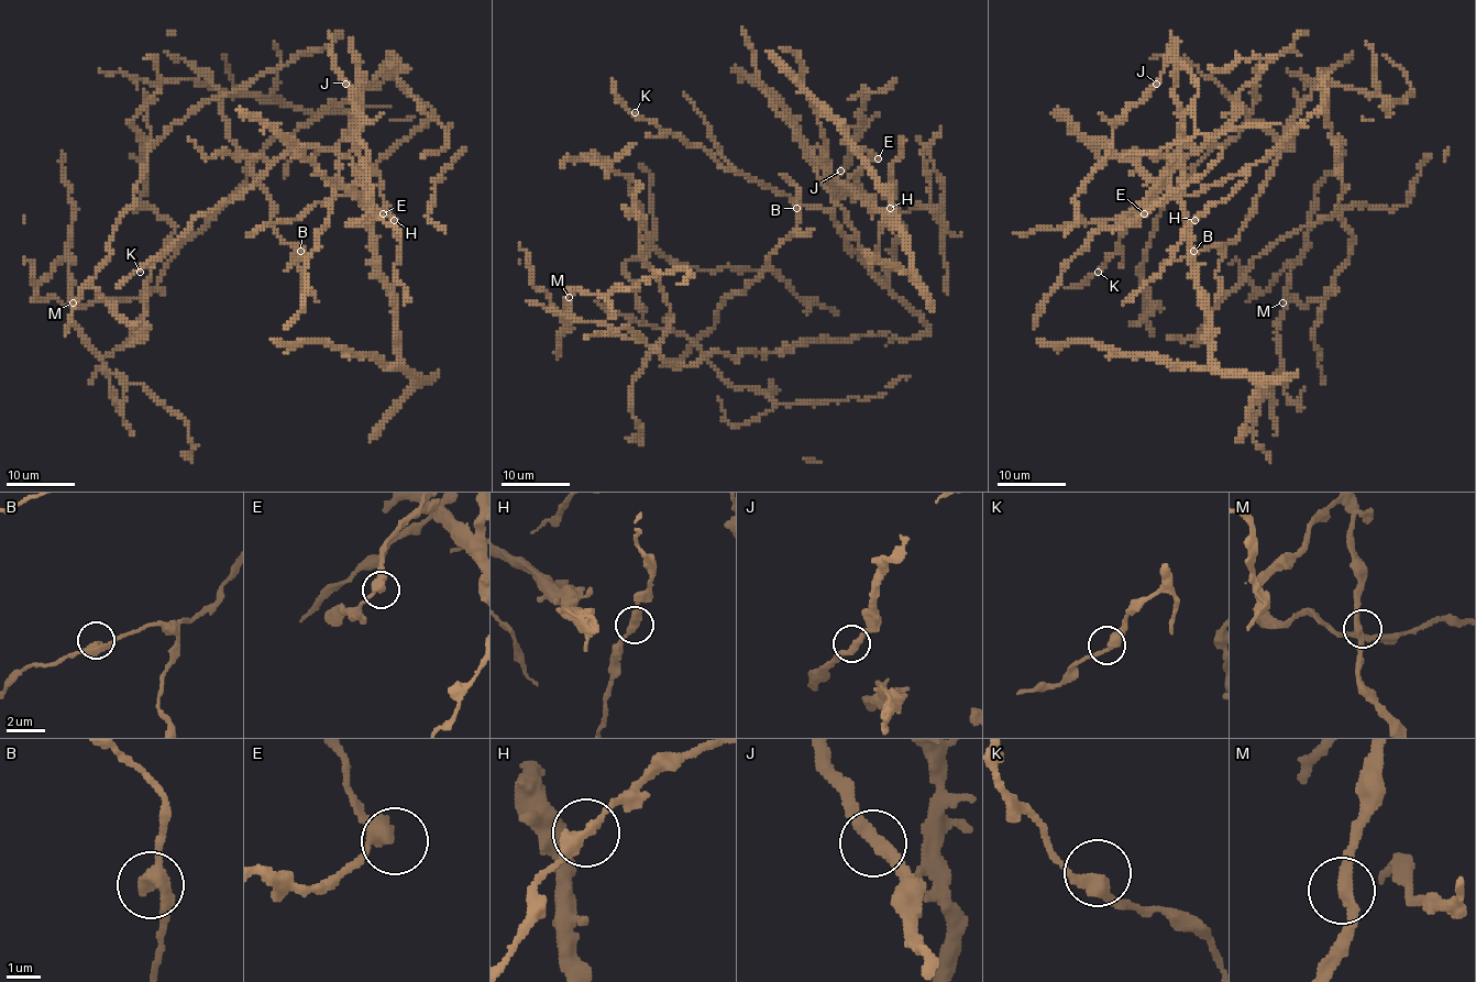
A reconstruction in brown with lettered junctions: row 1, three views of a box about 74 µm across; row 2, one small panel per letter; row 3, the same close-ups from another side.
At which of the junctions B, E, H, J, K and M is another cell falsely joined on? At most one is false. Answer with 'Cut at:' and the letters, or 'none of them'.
Cut at: none of them

